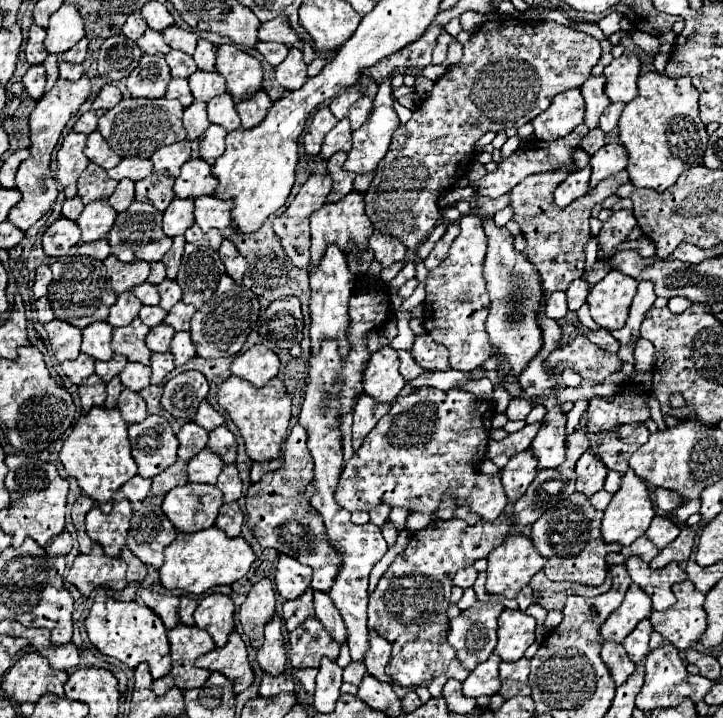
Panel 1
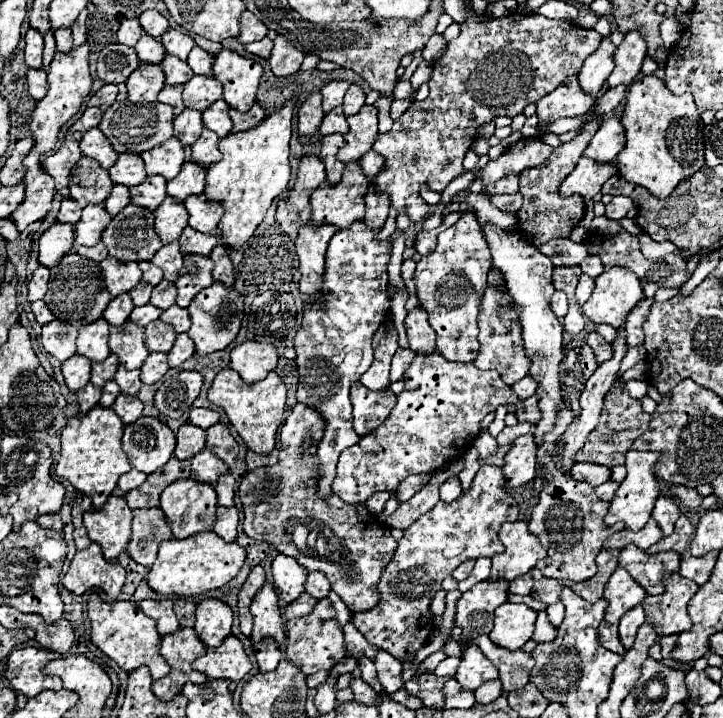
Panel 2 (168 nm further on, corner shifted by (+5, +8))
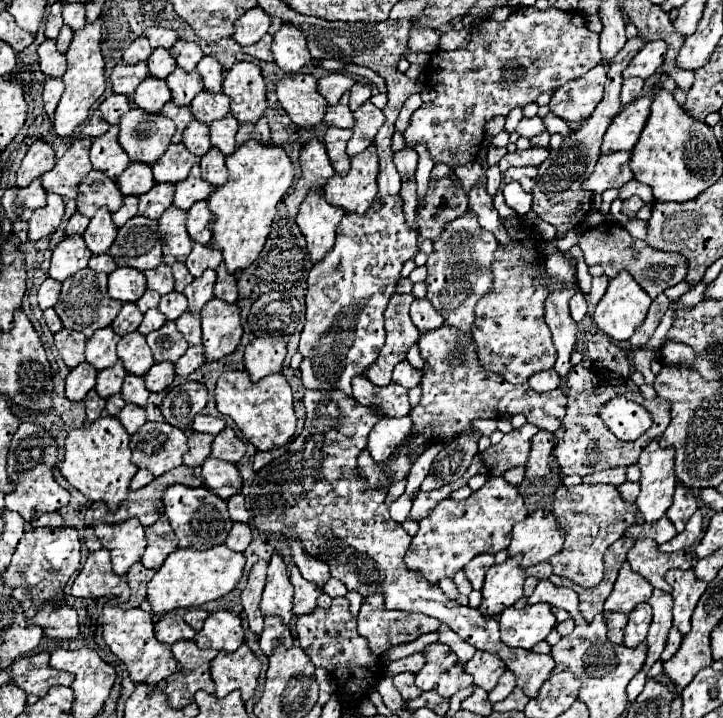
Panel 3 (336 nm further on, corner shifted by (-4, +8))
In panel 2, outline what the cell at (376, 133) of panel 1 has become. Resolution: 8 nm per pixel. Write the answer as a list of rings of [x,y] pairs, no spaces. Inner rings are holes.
[[[365,104],[355,116],[349,116],[349,132],[345,134],[345,146],[339,150],[337,160],[343,164],[357,162],[367,154],[379,134],[377,130],[377,114],[379,110],[375,106]]]

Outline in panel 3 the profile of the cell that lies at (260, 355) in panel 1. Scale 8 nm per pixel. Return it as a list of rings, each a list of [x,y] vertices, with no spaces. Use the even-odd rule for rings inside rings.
[[[264,336],[254,338],[244,350],[244,366],[250,372],[250,380],[258,382],[270,374],[282,370],[286,356],[286,342],[282,338]]]

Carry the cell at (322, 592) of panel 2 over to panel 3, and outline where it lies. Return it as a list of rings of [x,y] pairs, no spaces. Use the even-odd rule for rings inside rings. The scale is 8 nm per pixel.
[[[290,540],[290,548],[292,548],[292,560],[306,580],[310,580],[310,582],[330,580],[330,570],[326,566],[326,562],[316,560],[314,556],[308,556],[300,540]]]

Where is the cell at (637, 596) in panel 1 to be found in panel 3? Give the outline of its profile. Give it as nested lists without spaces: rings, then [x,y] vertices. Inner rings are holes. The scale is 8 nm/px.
[[[624,562],[620,572],[618,572],[614,590],[612,590],[612,594],[608,596],[608,600],[604,604],[604,610],[606,612],[624,612],[624,614],[628,614],[638,604],[648,602],[652,590],[654,590],[652,584],[646,578],[642,578],[638,572],[634,572],[628,562]]]

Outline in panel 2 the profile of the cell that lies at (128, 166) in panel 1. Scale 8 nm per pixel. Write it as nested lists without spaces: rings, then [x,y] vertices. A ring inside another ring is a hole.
[[[119,154],[119,160],[109,168],[109,174],[115,184],[125,186],[137,186],[141,178],[147,176],[139,154]]]

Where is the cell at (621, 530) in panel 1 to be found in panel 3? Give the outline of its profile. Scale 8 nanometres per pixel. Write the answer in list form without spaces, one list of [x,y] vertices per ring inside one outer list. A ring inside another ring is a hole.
[[[652,440],[642,450],[638,466],[642,470],[638,512],[644,522],[656,522],[666,514],[674,496],[674,448],[660,448],[658,440]]]

